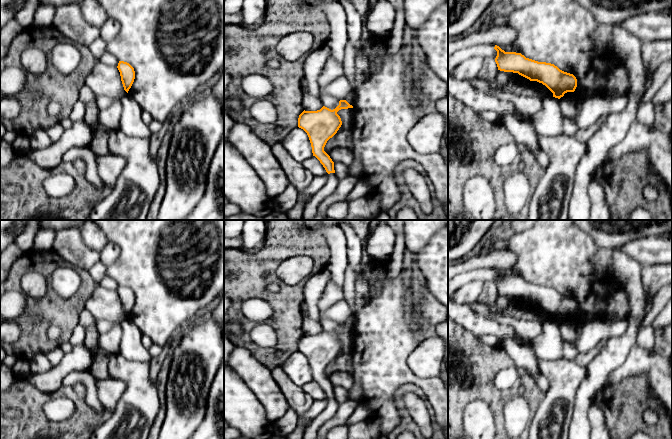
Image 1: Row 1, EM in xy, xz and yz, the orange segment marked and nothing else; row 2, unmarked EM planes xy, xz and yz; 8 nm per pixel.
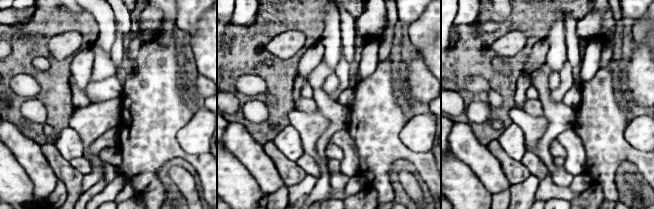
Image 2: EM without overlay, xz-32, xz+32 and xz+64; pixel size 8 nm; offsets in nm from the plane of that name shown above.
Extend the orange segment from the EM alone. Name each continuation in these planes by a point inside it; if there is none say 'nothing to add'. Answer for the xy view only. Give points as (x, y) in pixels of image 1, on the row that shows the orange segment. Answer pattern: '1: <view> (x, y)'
nothing to add

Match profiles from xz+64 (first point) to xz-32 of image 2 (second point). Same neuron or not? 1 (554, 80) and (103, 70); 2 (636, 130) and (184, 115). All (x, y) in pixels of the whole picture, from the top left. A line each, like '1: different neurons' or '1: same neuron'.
1: different neurons
2: different neurons

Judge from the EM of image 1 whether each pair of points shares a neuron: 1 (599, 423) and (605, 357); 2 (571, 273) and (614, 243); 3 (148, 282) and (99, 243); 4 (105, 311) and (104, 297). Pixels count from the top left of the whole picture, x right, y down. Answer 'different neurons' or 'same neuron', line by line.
1: different neurons
2: different neurons
3: different neurons
4: same neuron

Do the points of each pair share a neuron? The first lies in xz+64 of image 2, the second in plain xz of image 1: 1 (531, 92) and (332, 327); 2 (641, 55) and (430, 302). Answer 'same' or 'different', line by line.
1: different
2: same

